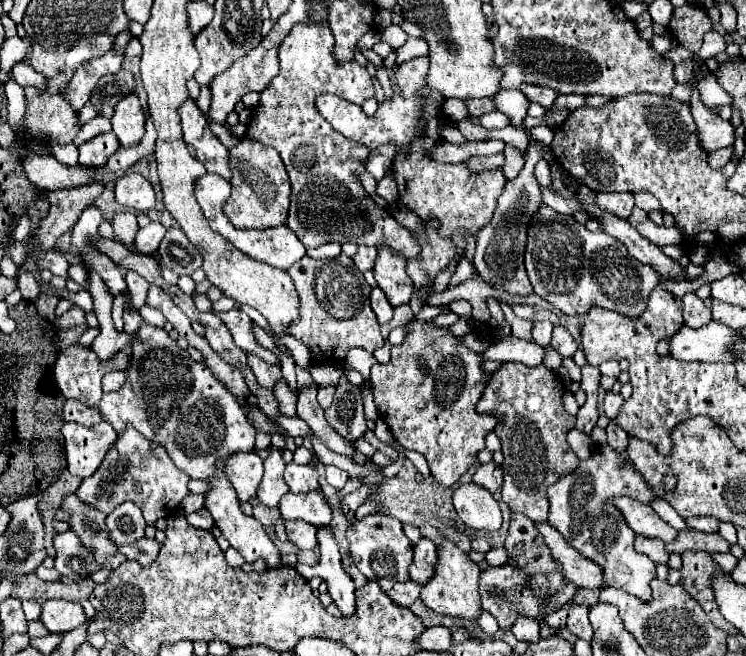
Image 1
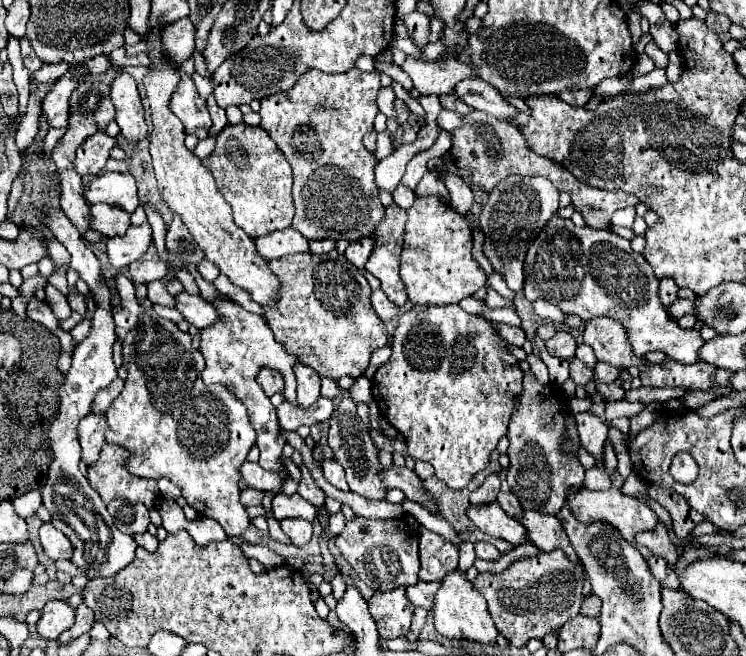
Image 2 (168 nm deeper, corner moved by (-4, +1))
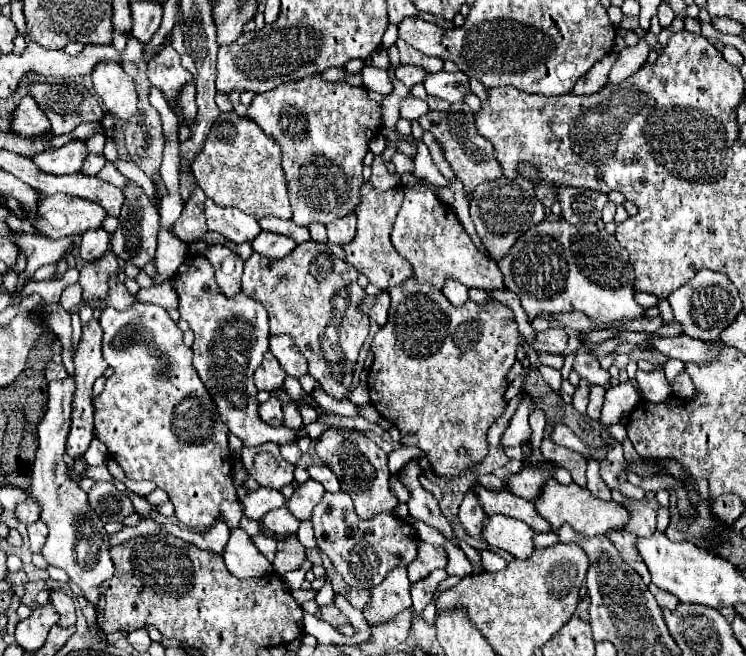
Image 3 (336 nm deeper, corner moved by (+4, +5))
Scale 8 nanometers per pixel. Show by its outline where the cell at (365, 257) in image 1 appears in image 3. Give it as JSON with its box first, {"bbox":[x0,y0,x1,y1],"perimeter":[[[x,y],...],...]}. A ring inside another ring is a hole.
{"bbox":[326,214,356,246],"perimeter":[[[352,214],[352,216],[340,218],[340,220],[332,222],[332,224],[328,224],[326,230],[328,230],[328,242],[330,244],[344,246],[356,236],[356,216]]]}

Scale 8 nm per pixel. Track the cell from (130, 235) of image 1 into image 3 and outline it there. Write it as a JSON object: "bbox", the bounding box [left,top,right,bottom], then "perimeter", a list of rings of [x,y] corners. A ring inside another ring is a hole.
{"bbox":[32,194,108,240],"perimeter":[[[66,194],[42,196],[38,202],[38,220],[32,222],[42,234],[52,240],[64,236],[84,234],[86,230],[102,228],[102,222],[108,214],[84,198],[74,198]]]}

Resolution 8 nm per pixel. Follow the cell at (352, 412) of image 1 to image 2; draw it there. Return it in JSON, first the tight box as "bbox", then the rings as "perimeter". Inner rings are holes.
{"bbox":[328,398,386,500],"perimeter":[[[344,398],[338,406],[338,410],[330,418],[330,432],[328,432],[328,446],[334,452],[334,460],[344,468],[346,482],[352,492],[370,498],[370,500],[384,500],[386,498],[386,484],[380,478],[380,472],[384,466],[378,460],[378,448],[374,446],[368,428],[356,414],[356,402],[350,398]]]}

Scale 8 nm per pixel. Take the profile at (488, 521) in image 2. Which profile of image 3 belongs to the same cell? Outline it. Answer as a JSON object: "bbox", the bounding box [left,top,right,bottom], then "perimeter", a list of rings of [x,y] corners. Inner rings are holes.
{"bbox":[482,514,534,560],"perimeter":[[[502,514],[488,516],[482,530],[482,538],[490,546],[506,550],[520,560],[526,560],[534,552],[532,536],[534,536],[534,530],[526,522],[514,520]]]}

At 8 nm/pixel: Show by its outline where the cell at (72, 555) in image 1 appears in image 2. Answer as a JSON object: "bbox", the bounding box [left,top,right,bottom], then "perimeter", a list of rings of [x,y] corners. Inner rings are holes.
{"bbox":[40,522,72,560],"perimeter":[[[50,522],[48,524],[42,524],[40,526],[40,544],[44,548],[44,554],[50,558],[50,560],[60,560],[60,558],[70,558],[72,556],[72,544],[68,542],[68,538],[56,530]]]}

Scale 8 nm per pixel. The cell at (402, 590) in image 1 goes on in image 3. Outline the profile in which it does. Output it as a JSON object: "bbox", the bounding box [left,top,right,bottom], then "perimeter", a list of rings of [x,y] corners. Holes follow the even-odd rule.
{"bbox":[412,570,446,614],"perimeter":[[[434,570],[432,574],[428,574],[428,578],[422,578],[420,582],[412,584],[412,608],[416,614],[420,614],[426,604],[432,600],[436,586],[446,578],[446,570]]]}

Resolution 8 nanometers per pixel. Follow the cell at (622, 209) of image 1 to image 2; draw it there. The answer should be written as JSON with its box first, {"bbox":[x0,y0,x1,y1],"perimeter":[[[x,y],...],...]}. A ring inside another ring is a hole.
{"bbox":[612,208,636,228],"perimeter":[[[634,208],[616,210],[616,214],[612,216],[612,224],[614,224],[614,226],[626,226],[626,228],[630,228],[632,222],[634,222],[634,216],[636,216]]]}

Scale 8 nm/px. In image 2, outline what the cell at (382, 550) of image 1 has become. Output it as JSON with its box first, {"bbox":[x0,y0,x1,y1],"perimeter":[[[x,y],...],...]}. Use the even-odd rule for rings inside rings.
{"bbox":[336,516,418,590],"perimeter":[[[356,516],[348,520],[336,536],[336,546],[344,560],[356,570],[358,578],[372,590],[394,590],[418,582],[418,532],[404,518],[398,520],[368,520]]]}

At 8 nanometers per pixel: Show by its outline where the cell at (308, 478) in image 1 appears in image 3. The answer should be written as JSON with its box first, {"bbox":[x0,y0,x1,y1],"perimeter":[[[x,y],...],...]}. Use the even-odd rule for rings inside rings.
{"bbox":[286,478,324,520],"perimeter":[[[312,478],[310,480],[306,480],[304,484],[300,484],[296,490],[294,490],[294,494],[292,494],[292,498],[288,500],[288,504],[286,504],[286,508],[298,518],[298,520],[308,520],[310,516],[312,516],[312,508],[320,502],[320,498],[324,496],[324,486],[320,486],[318,482],[312,482]]]}

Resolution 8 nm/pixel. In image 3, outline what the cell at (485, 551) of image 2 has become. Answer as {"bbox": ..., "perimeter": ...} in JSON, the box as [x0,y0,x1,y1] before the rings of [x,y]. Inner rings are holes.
{"bbox":[478,550,506,572],"perimeter":[[[478,550],[480,558],[482,558],[482,566],[486,572],[498,572],[498,570],[504,570],[506,568],[506,560],[502,556],[498,556],[496,552],[492,550]]]}

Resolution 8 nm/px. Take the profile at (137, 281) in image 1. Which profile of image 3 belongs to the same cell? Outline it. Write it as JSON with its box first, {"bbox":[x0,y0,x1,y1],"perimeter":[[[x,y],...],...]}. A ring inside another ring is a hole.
{"bbox":[110,182,158,268],"perimeter":[[[128,182],[128,188],[124,190],[126,196],[126,210],[120,214],[120,226],[112,236],[110,242],[110,250],[124,262],[134,264],[136,268],[144,268],[146,264],[154,262],[154,254],[156,254],[156,234],[158,234],[158,210],[150,204],[148,196],[134,184]]]}

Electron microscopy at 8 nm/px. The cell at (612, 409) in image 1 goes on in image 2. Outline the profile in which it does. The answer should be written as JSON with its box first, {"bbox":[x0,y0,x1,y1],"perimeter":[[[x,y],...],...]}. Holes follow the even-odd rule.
{"bbox":[594,382,624,402],"perimeter":[[[594,382],[596,384],[596,390],[608,400],[608,402],[616,402],[616,400],[624,400],[624,388],[622,388],[622,384],[616,384],[616,382],[612,382],[612,384],[604,384],[604,382]]]}

